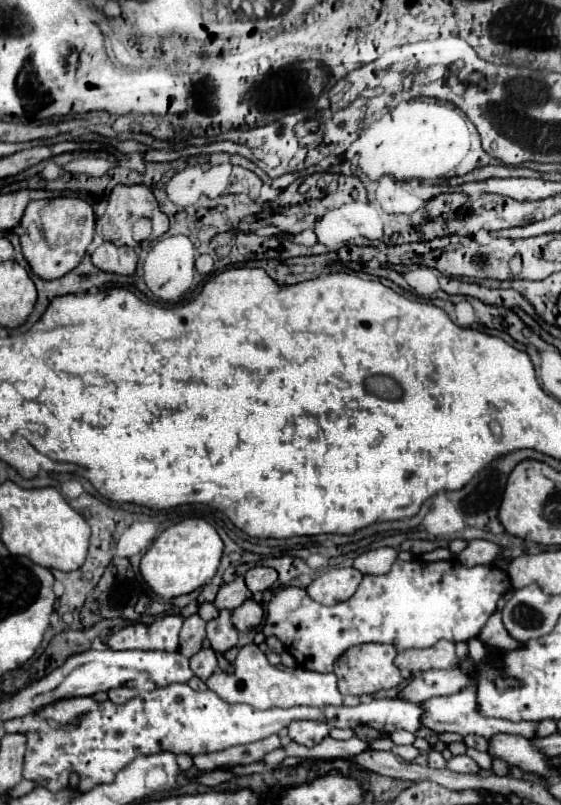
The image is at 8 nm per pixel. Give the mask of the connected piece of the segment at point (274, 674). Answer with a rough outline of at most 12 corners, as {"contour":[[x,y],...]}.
{"contour":[[255,645],[207,687],[257,709],[343,705],[335,673],[281,669]]}

